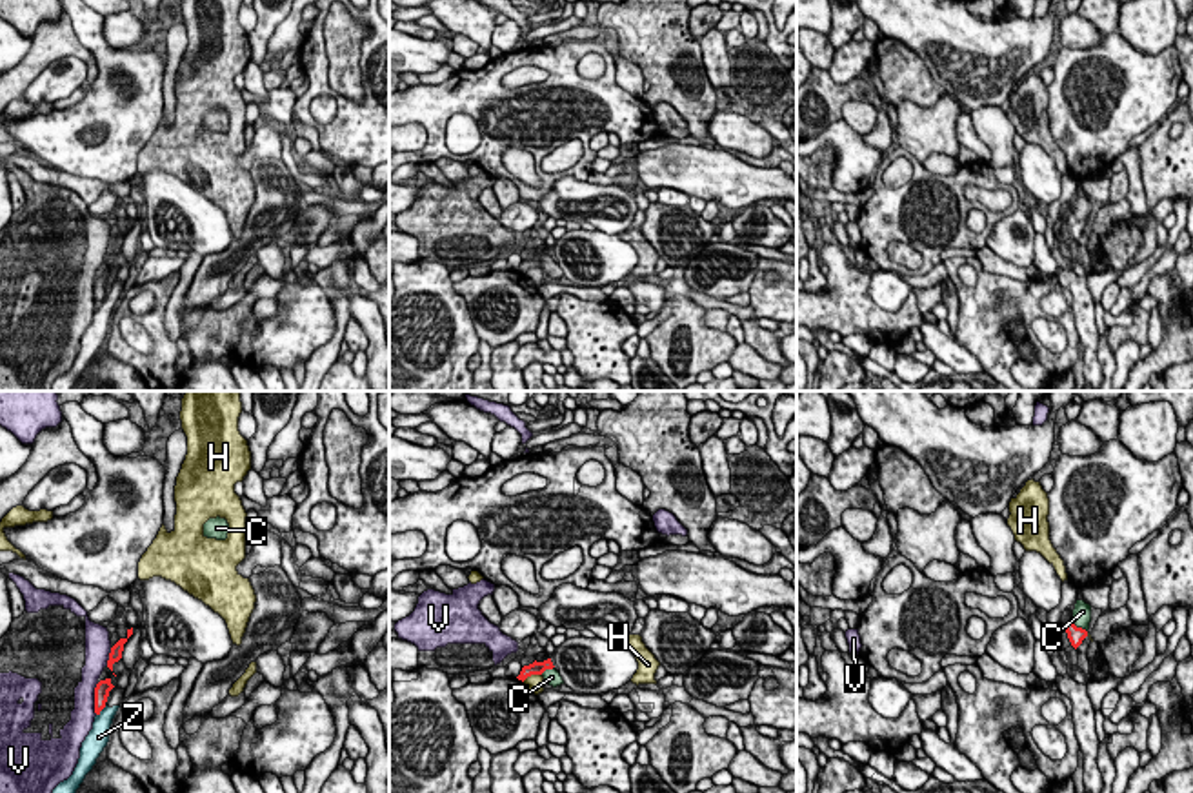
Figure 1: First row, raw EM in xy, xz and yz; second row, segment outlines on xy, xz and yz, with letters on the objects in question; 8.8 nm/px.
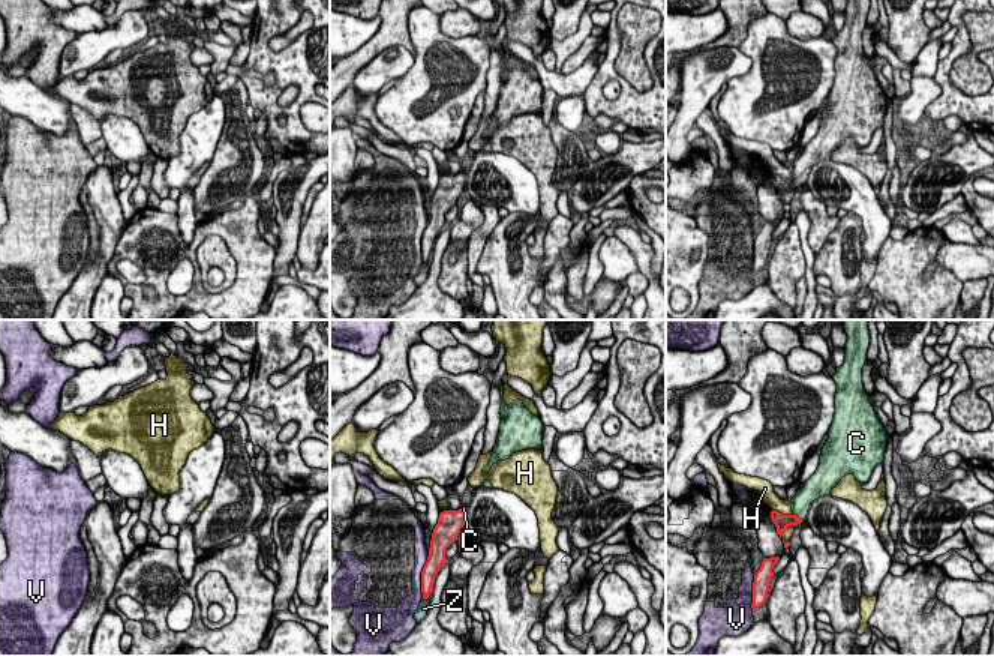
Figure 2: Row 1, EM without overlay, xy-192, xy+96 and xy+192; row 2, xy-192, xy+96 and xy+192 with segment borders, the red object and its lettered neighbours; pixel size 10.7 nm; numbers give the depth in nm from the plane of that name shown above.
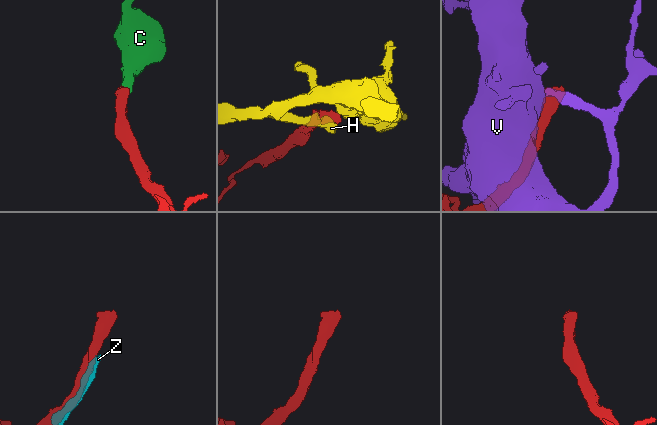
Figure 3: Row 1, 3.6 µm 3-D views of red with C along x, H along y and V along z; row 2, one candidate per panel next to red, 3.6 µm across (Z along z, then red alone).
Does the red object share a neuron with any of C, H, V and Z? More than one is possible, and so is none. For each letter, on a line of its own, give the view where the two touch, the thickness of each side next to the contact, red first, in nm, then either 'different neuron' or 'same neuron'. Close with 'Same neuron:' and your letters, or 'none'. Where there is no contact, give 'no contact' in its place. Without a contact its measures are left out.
C: meets red in yz; 140 nm thick on the red side, 160 nm on the other; same neuron
H: meets red in xz; 130 nm thick on the red side, 160 nm on the other; different neuron
V: meets red in xy; 130 nm thick on the red side, 220 nm on the other; different neuron
Z: meets red in xy; 130 nm thick on the red side, 190 nm on the other; different neuron
Same neuron: C

